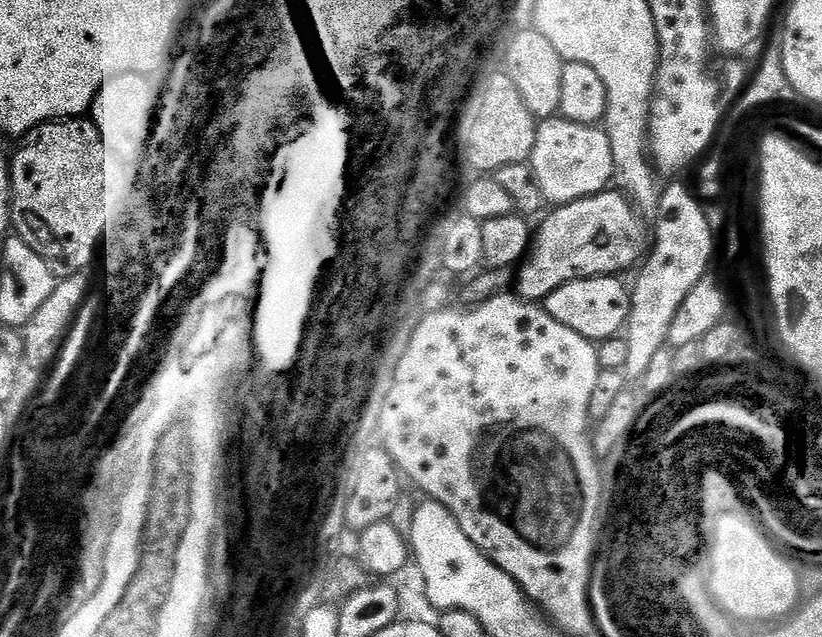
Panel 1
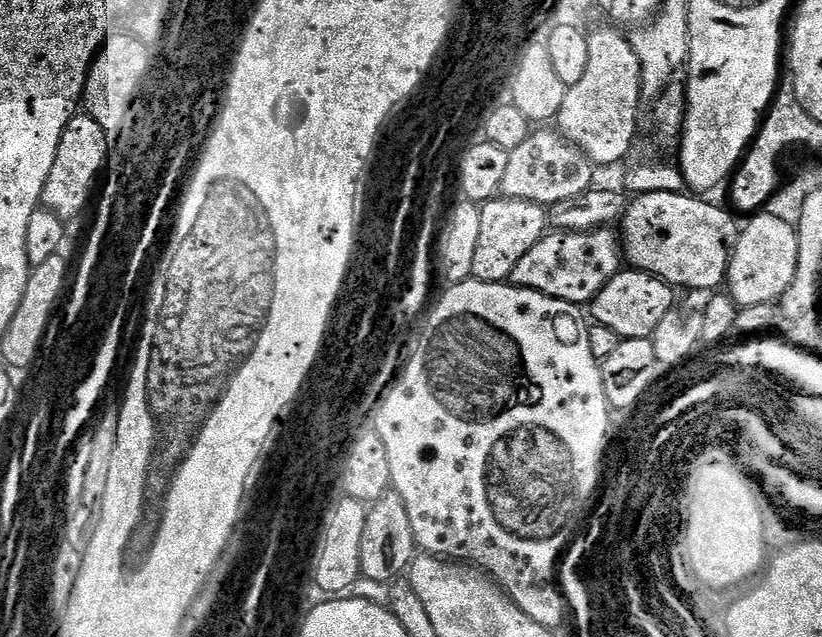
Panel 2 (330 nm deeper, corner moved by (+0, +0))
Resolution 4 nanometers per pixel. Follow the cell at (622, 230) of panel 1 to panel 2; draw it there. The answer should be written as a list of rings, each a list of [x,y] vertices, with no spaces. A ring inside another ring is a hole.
[[[684,192],[637,195],[618,224],[627,263],[629,260],[633,269],[657,276],[677,289],[697,288],[700,292],[707,288],[719,289],[727,281],[728,262],[741,229],[741,225],[736,224],[737,217],[725,208],[711,204],[708,198]]]

